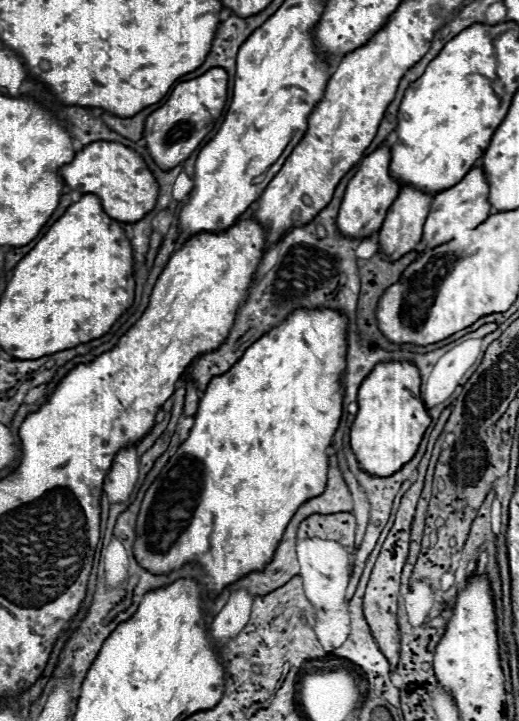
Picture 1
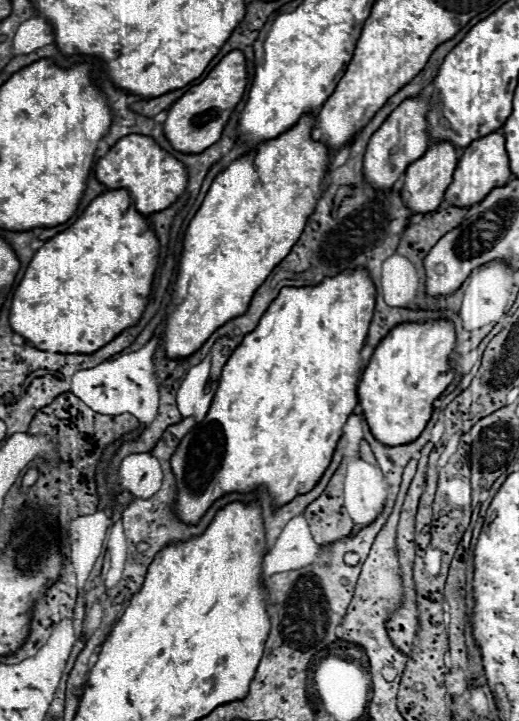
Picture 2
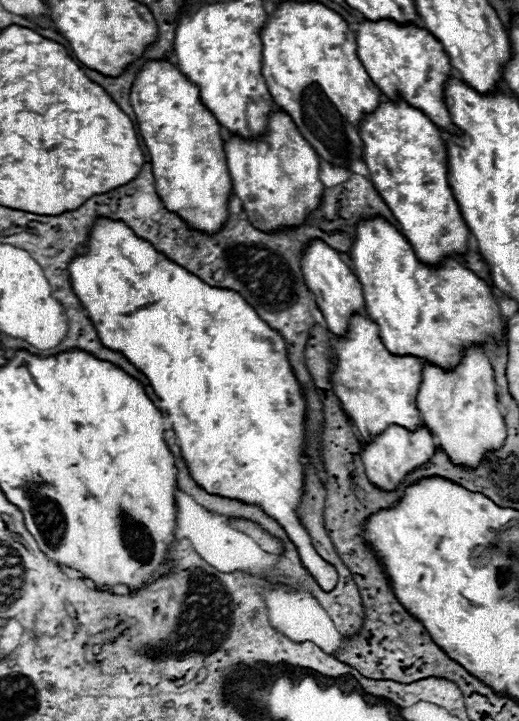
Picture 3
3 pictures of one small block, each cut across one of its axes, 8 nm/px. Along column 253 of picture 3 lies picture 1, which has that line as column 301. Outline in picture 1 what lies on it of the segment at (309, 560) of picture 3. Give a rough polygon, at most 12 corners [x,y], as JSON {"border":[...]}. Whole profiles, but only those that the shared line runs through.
{"border":[[294,310],[212,378],[134,556],[264,570],[326,488],[348,318]]}

